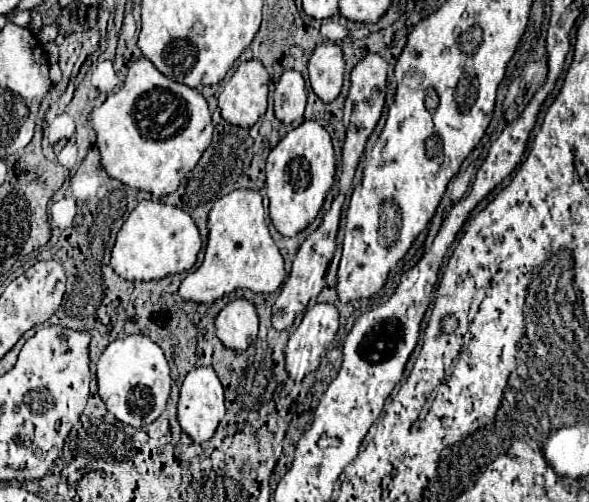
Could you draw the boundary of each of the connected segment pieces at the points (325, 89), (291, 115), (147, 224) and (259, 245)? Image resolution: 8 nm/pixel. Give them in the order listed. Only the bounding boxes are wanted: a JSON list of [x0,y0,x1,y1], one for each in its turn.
[[309,41,345,103],[275,69,307,123],[111,201,201,281],[179,189,285,303]]

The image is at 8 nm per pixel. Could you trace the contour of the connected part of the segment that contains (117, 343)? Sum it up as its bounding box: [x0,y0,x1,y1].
[97,335,171,427]

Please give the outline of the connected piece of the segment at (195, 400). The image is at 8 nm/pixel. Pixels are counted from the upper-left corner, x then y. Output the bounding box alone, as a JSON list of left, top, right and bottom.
[177,367,225,443]

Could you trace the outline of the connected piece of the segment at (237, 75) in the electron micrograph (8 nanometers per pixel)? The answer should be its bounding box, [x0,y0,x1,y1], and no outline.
[219,59,269,127]

